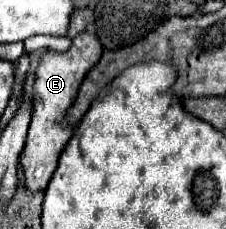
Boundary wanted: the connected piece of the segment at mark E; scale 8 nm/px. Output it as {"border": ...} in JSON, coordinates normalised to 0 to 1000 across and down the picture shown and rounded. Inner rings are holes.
{"border":[[[367,135],[323,170],[323,197],[305,205],[305,223],[270,231],[270,223],[208,214],[181,240],[173,293],[155,319],[155,362],[146,362],[146,493],[137,493],[128,590],[84,703],[111,747],[111,808],[137,843],[199,825],[235,773],[270,659],[323,598],[323,563],[288,537],[288,485],[296,467],[314,467],[358,354],[376,345],[385,310],[438,266],[447,231],[456,231],[447,179],[420,153]]]}

